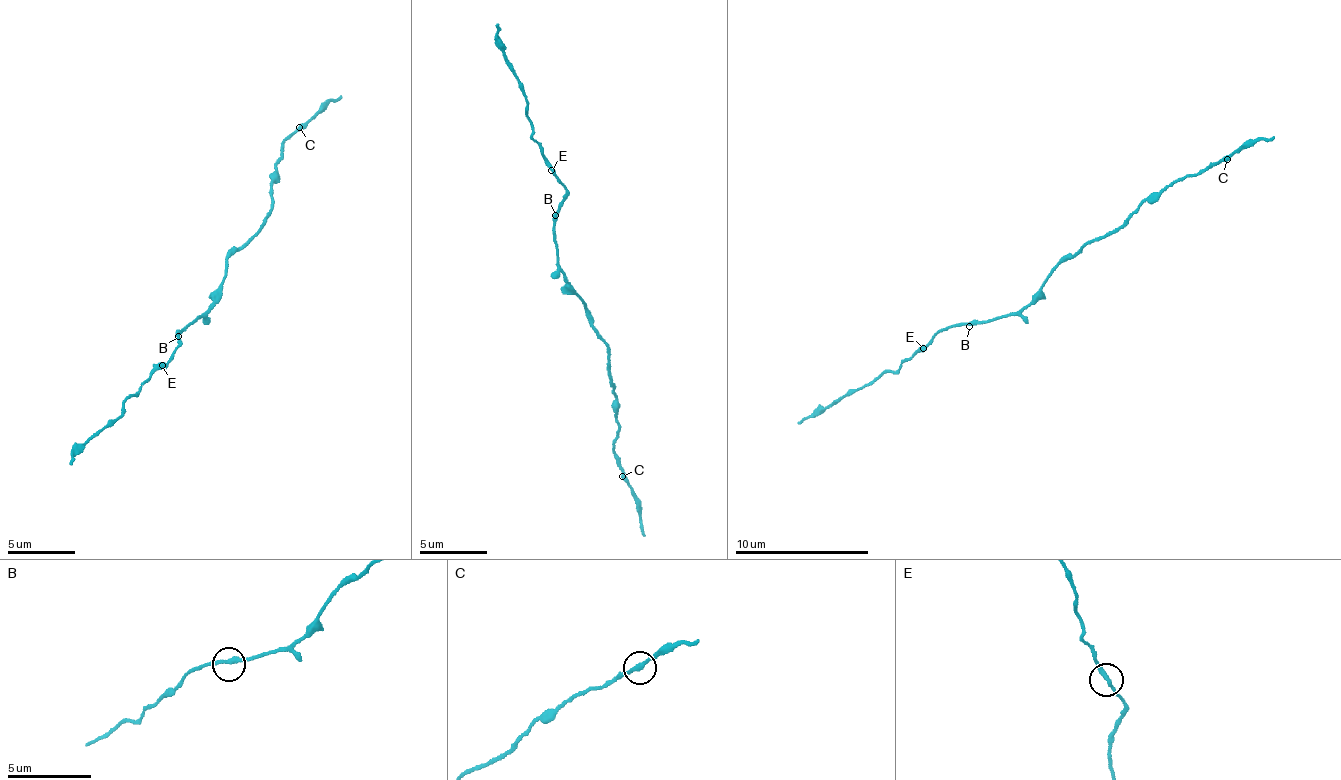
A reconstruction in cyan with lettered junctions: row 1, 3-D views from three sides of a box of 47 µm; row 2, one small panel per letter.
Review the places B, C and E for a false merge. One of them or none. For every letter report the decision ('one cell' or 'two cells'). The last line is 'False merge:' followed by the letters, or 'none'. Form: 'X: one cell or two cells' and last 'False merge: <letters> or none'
B: one cell
C: one cell
E: one cell
False merge: none

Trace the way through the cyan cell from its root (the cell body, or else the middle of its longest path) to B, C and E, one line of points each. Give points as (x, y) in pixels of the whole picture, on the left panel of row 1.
B: (217, 292), (206, 311), (180, 328), (178, 336)
C: (217, 292), (231, 256), (265, 224), (273, 206), (272, 187), (279, 179), (281, 144), (299, 127)
E: (217, 292), (206, 311), (175, 332), (178, 346), (161, 364)

